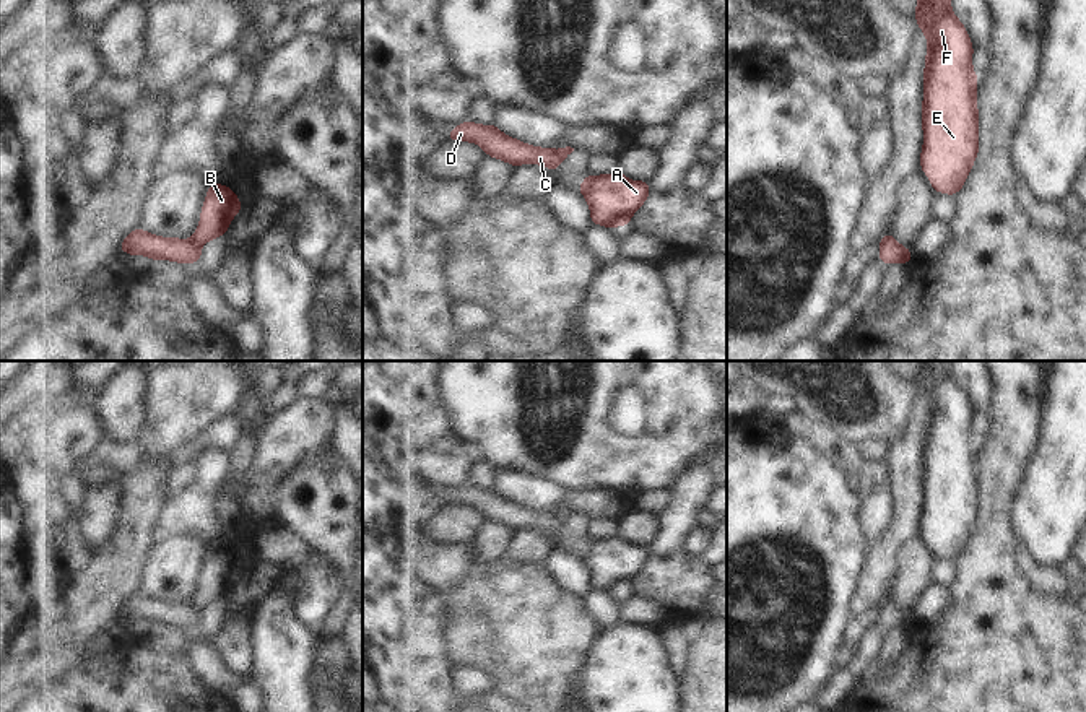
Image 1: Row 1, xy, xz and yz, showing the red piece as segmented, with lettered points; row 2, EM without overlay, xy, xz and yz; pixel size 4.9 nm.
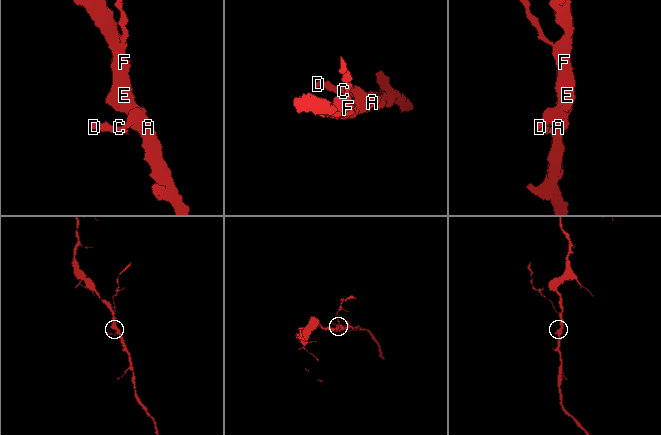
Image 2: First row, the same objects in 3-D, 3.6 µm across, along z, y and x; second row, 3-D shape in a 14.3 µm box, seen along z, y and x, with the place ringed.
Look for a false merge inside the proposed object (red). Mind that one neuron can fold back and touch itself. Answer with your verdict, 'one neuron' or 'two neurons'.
two neurons

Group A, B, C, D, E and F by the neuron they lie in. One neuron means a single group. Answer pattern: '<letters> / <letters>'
A B E F / C D

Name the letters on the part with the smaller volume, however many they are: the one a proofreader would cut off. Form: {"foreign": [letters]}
{"foreign": ["C", "D"]}

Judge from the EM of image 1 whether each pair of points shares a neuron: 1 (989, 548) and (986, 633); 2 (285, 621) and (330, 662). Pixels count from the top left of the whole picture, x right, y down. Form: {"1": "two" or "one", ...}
{"1": "one", "2": "two"}

